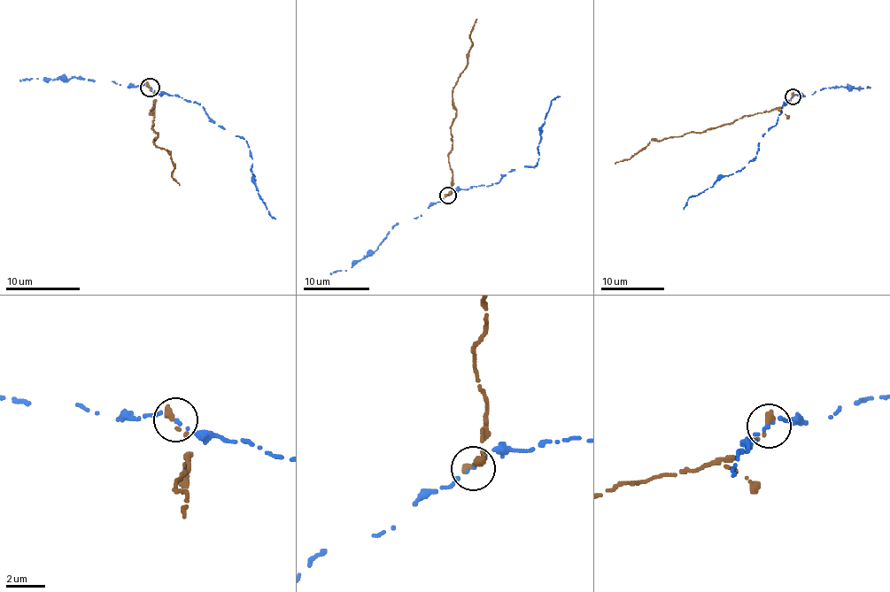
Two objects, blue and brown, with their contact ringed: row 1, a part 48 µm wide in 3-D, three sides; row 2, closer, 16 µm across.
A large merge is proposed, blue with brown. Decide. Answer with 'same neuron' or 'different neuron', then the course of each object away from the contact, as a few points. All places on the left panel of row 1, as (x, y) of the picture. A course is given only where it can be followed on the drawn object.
different neuron | blue via (150, 88), (197, 102), (219, 126), (246, 140), (253, 182), (274, 218) | brown via (148, 88), (155, 105), (150, 111), (158, 133), (153, 144), (169, 152), (174, 164), (173, 179), (180, 184)

